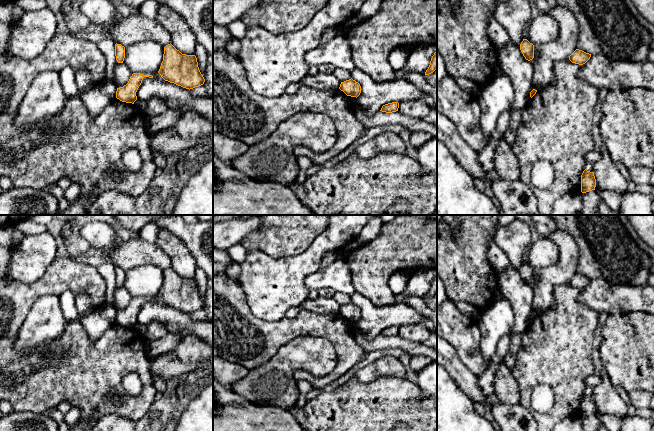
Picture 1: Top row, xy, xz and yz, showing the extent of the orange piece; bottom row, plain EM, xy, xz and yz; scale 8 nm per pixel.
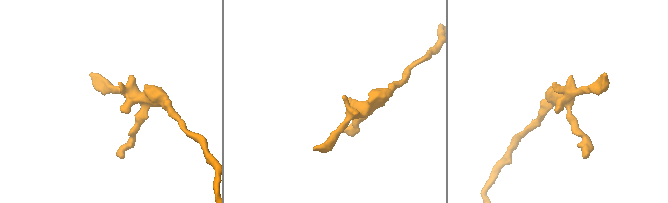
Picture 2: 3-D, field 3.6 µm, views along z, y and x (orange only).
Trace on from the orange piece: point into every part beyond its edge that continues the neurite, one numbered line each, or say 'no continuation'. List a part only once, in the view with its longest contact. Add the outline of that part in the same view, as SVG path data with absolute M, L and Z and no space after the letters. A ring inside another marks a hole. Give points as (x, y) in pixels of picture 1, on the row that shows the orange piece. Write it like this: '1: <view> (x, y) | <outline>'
no continuation

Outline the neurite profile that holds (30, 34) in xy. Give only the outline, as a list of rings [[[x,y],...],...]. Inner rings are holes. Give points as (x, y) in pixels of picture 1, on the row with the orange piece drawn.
[[[48,7],[27,12],[11,23],[6,53],[23,59],[38,56],[54,36],[56,25],[56,17]]]

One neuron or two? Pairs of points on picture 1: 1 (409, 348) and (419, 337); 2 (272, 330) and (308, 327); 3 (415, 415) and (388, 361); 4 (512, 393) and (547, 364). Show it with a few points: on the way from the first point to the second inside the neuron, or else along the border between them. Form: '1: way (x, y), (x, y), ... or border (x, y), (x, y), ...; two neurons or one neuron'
1: border (397, 335), (412, 342), (422, 343); two neurons
2: way (281, 330), (299, 327); one neuron
3: border (404, 377), (380, 376), (372, 381); two neurons
4: border (510, 370), (518, 386), (520, 403); two neurons

